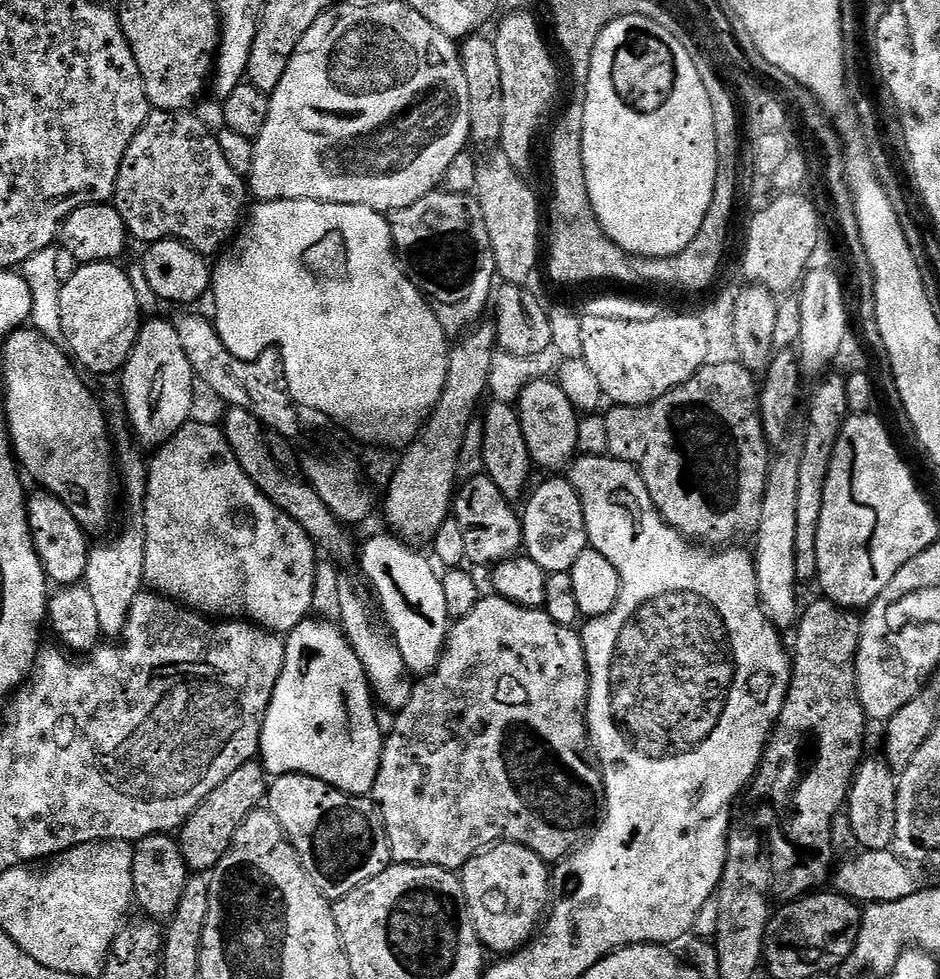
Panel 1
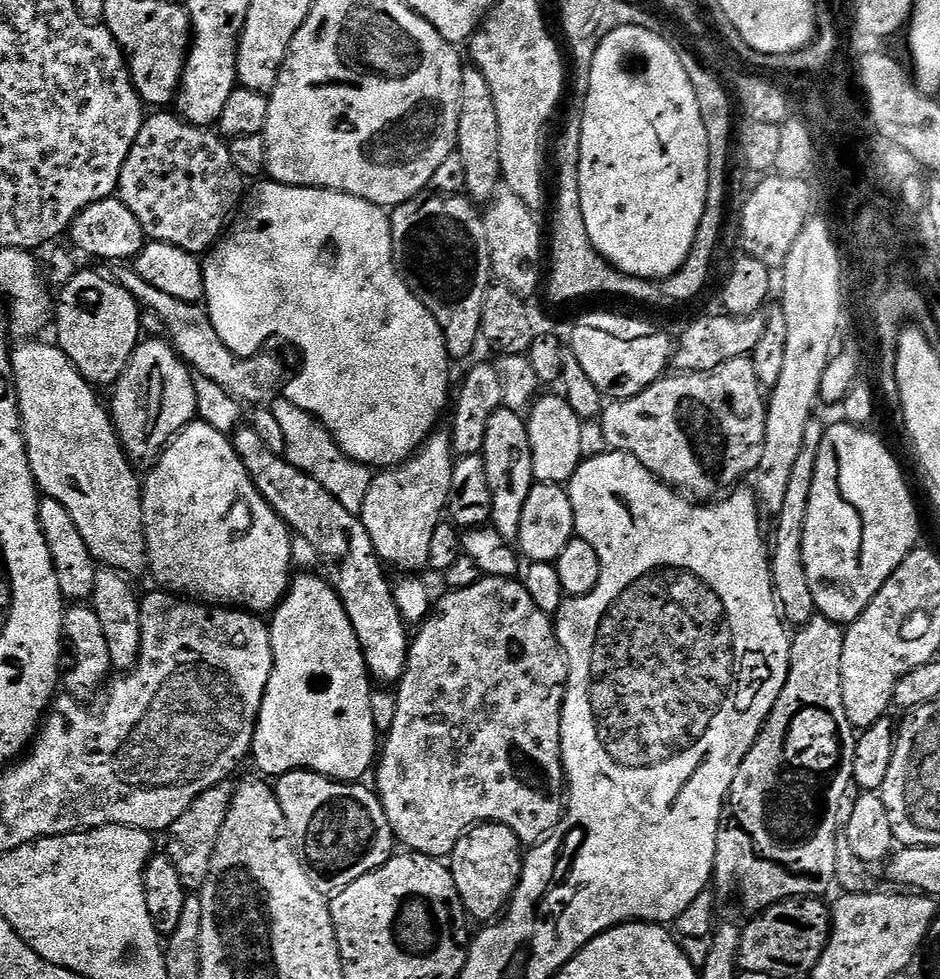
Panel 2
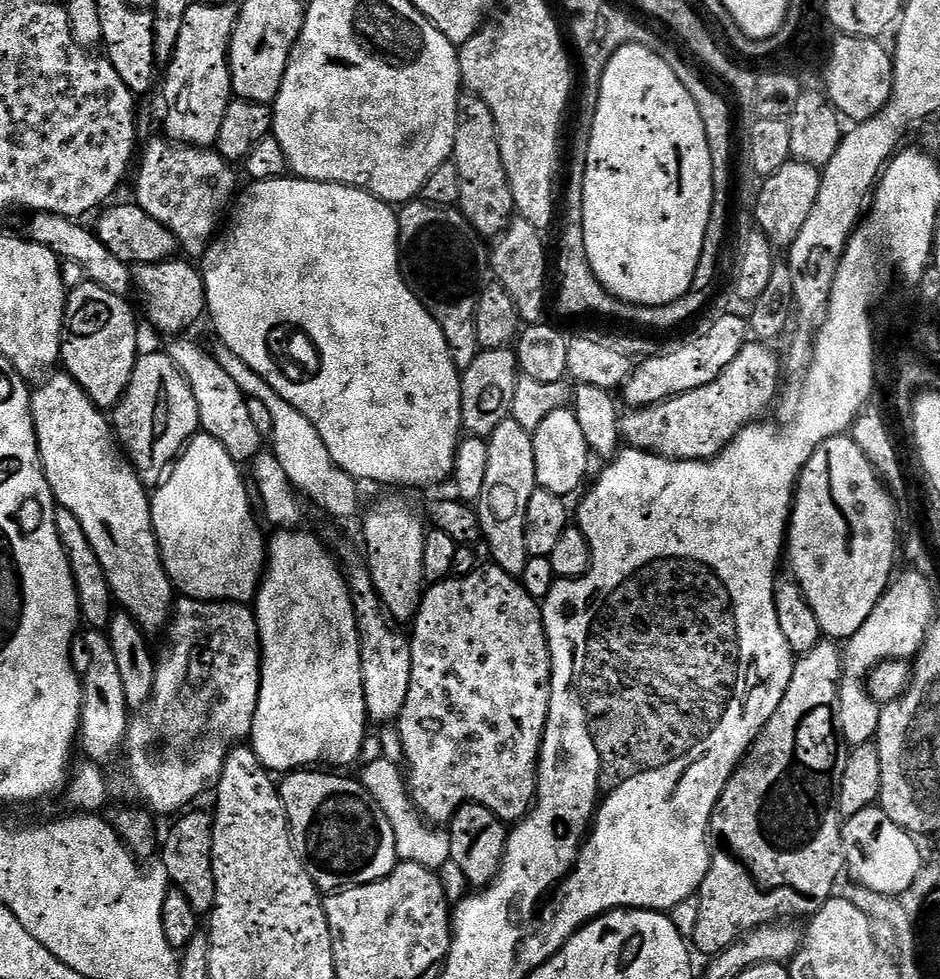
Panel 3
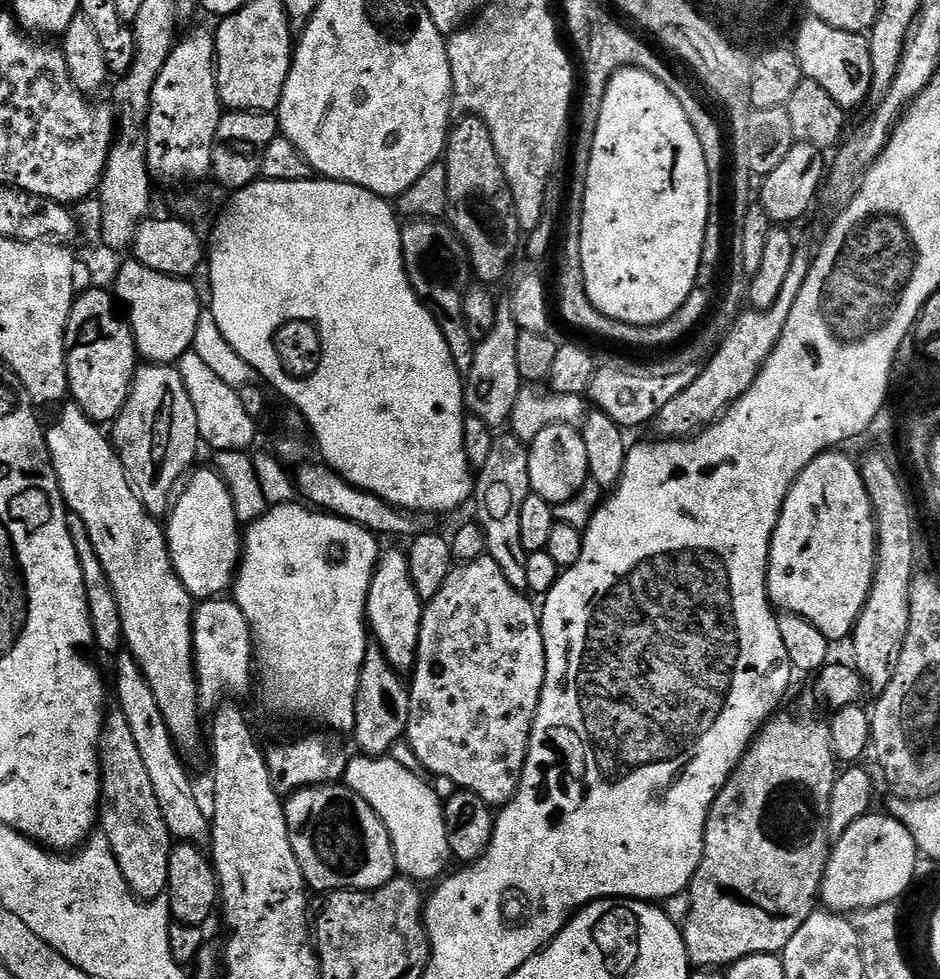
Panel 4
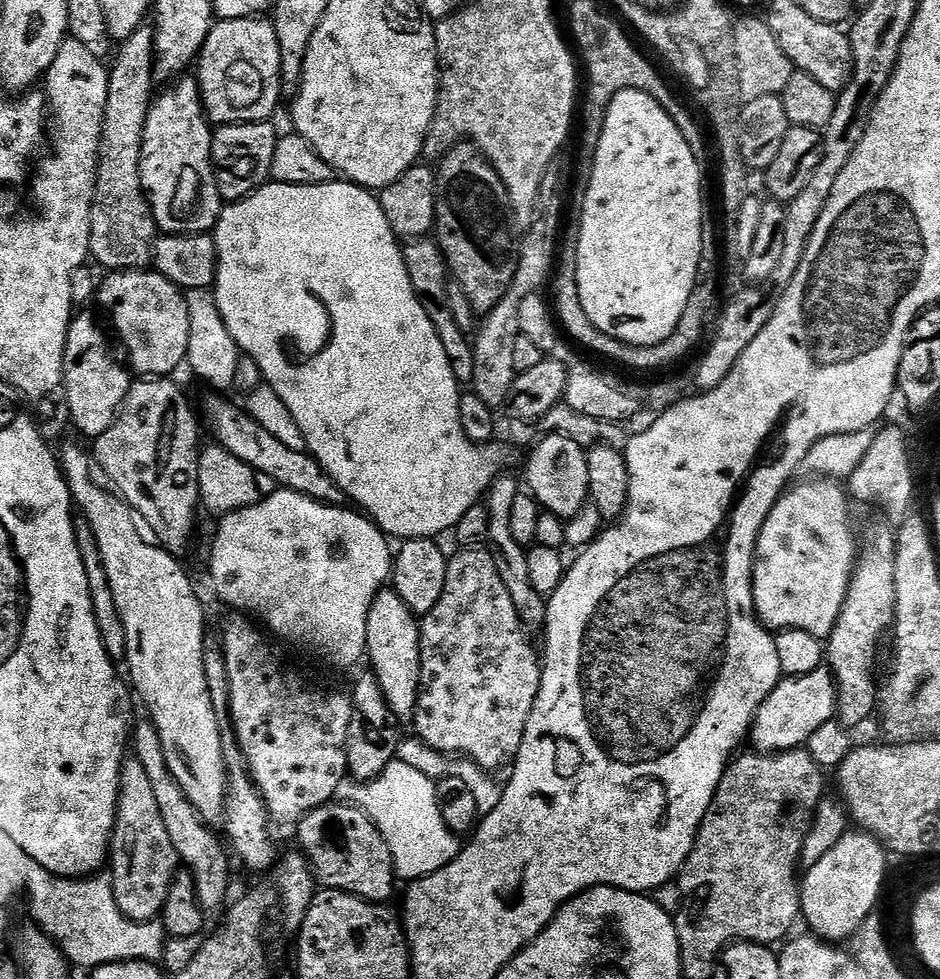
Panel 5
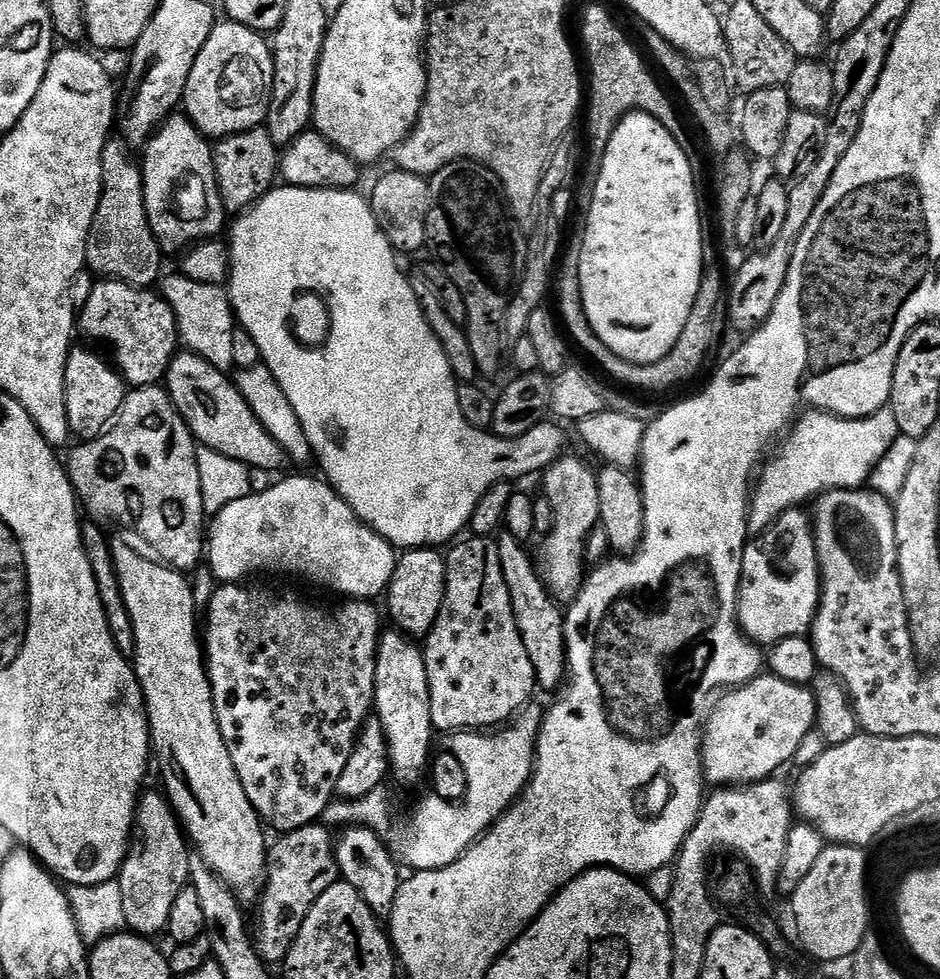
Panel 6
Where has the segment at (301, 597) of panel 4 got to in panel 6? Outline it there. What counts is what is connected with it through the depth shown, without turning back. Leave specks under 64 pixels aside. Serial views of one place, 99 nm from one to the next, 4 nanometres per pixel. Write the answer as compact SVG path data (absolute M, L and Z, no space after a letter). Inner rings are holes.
M318 478L279 479L264 493L253 492L211 517L206 565L220 584L240 584L251 572L289 572L337 592L340 598L372 602L387 593L397 549L362 523L331 484Z

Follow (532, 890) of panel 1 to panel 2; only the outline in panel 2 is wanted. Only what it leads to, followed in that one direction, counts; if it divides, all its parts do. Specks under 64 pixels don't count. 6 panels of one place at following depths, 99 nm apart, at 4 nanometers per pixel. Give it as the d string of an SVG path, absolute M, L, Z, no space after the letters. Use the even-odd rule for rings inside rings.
M476 824L463 836L458 838L458 846L454 846L450 857L450 867L454 886L458 886L458 894L464 903L464 911L468 913L473 921L492 922L507 909L514 890L520 881L520 875L524 869L524 858L526 852L522 847L520 839L505 824Z

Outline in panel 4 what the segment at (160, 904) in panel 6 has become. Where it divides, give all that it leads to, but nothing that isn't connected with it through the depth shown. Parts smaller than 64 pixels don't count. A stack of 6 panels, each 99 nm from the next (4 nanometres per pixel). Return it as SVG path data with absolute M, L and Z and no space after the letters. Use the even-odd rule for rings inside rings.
M118 710L107 713L104 734L100 738L100 795L98 824L103 835L108 837L128 889L145 902L165 895L174 837L168 833L162 818L154 785L134 742L134 734L130 734L130 726Z

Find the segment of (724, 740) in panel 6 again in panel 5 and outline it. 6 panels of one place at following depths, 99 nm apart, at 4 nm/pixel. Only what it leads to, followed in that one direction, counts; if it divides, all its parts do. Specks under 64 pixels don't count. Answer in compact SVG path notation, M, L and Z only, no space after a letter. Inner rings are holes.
M821 666L810 674L789 676L781 679L780 685L764 700L756 721L752 724L750 740L755 751L761 754L789 752L792 748L804 748L810 734L818 730L838 712L838 687L835 675Z

